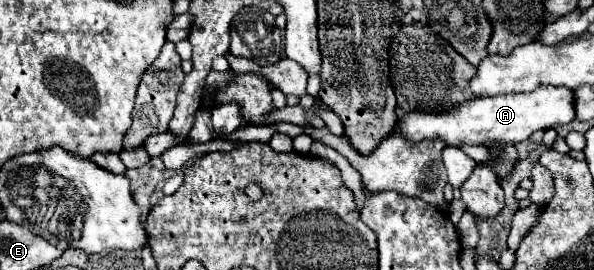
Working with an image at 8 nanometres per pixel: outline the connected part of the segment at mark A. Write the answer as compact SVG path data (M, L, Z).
M537 87L531 93L509 93L509 95L493 95L479 97L463 103L445 113L403 113L401 121L397 121L393 131L401 131L411 141L435 139L441 137L453 147L461 147L463 143L481 145L487 141L507 141L519 143L531 137L531 133L539 129L551 129L555 125L567 125L575 119L573 107L573 89L569 87Z

